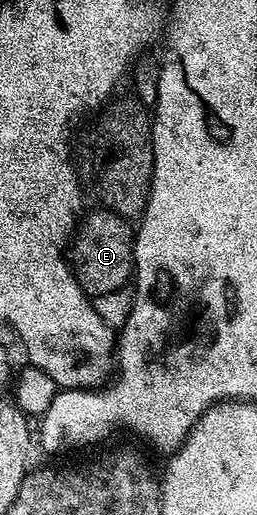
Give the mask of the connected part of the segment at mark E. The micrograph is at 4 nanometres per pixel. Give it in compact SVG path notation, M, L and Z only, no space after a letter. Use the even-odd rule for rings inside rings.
M99 210L85 214L70 244L70 262L76 280L79 287L92 299L123 290L129 284L135 270L134 229L131 222L110 210Z

